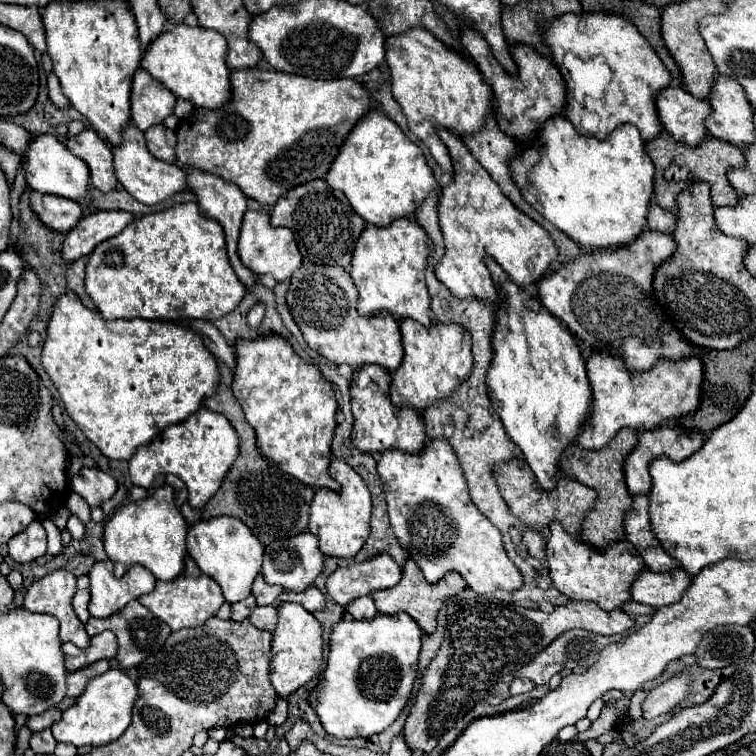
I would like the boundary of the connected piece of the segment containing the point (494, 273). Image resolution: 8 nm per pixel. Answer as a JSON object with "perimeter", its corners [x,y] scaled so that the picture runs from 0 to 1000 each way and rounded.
{"perimeter":[[[649,340],[642,343],[642,351],[663,396],[652,417],[652,472],[644,491],[647,525],[671,575],[689,594],[710,636],[721,647],[729,647],[747,589],[763,581],[782,544],[782,512],[774,475],[755,438],[745,433],[713,396],[697,390],[687,377],[679,377],[673,364]]]}

